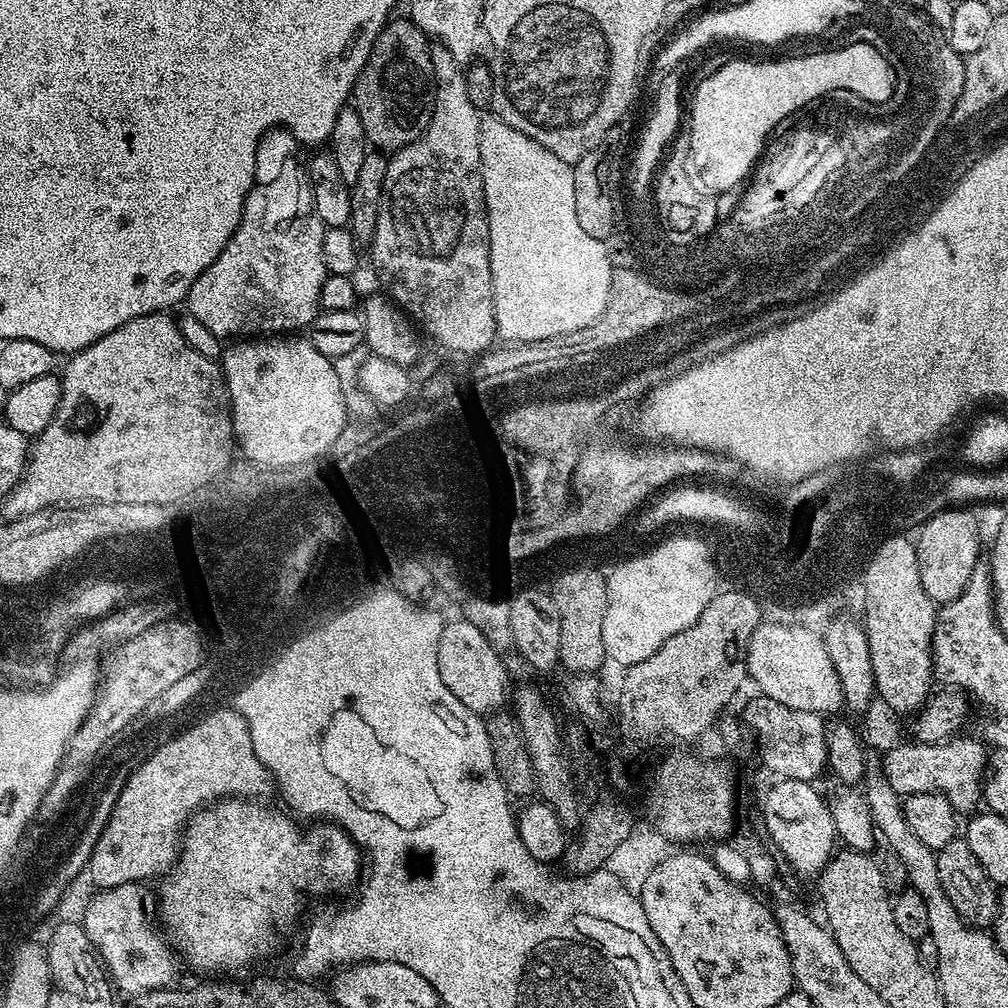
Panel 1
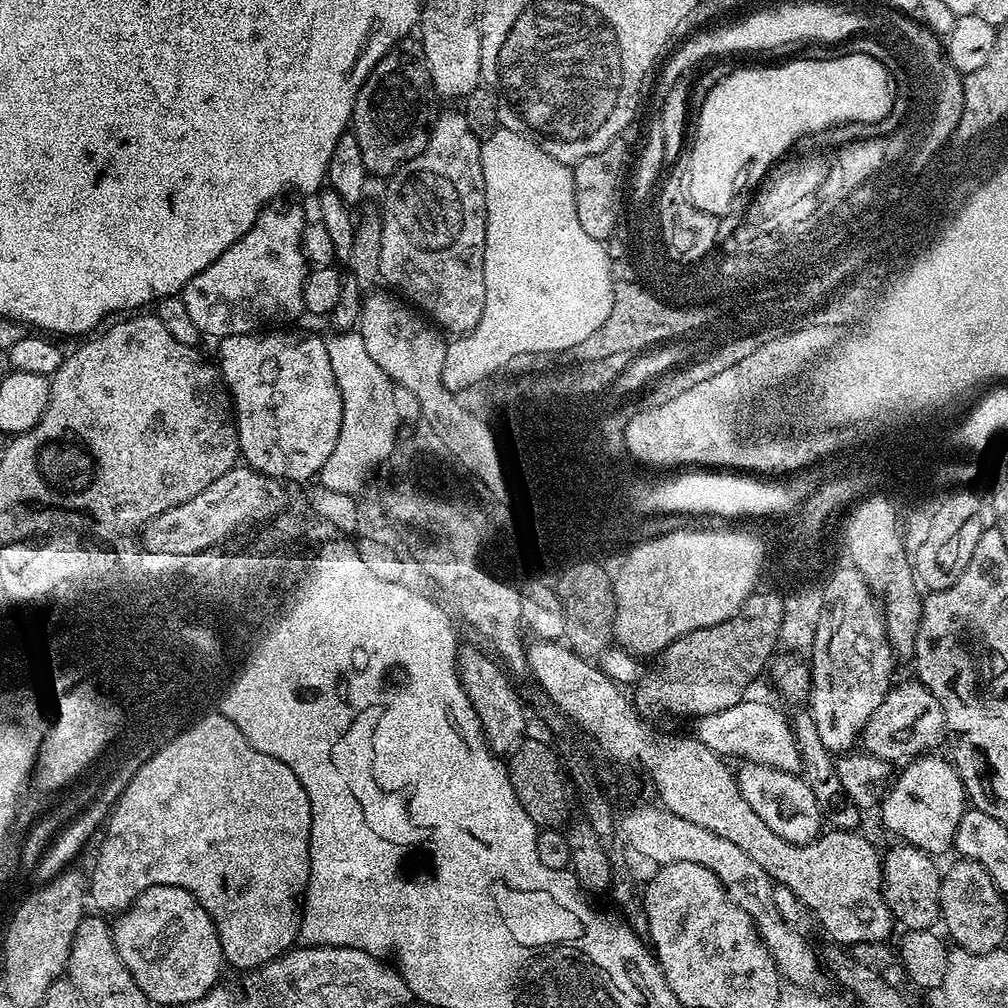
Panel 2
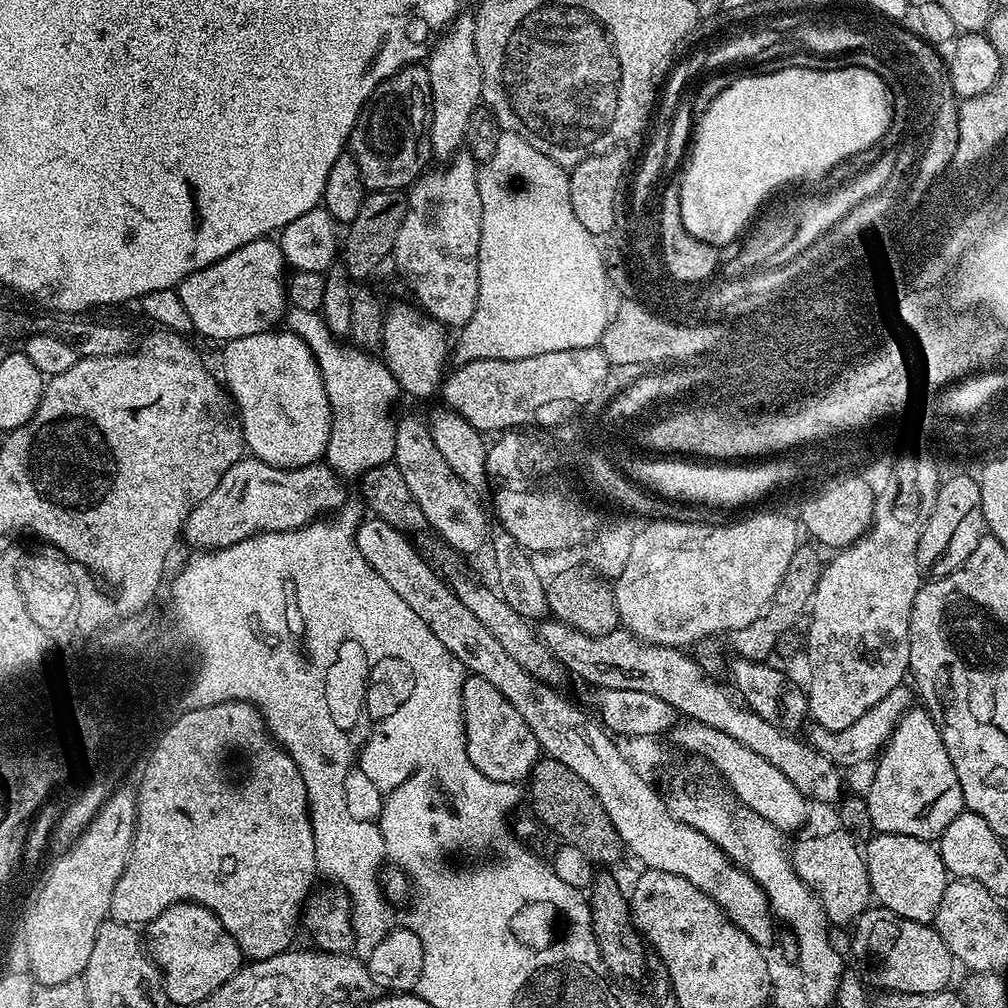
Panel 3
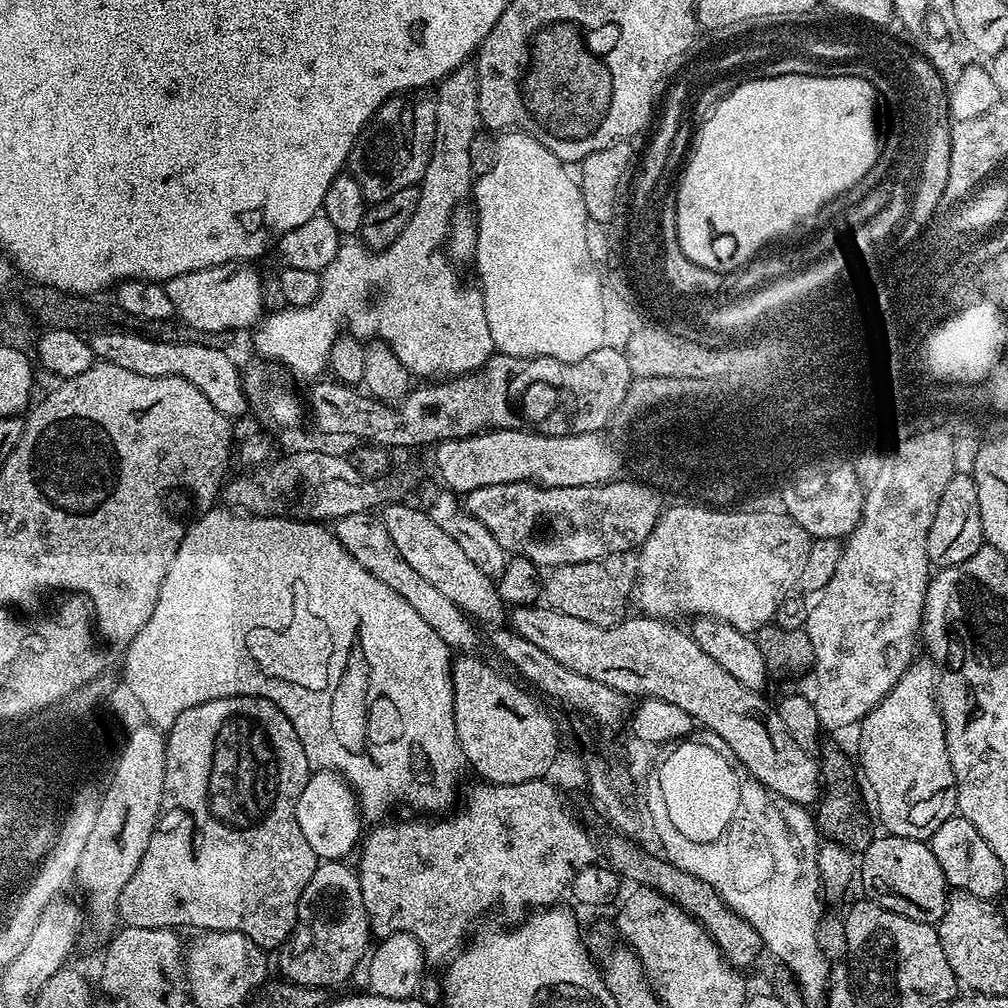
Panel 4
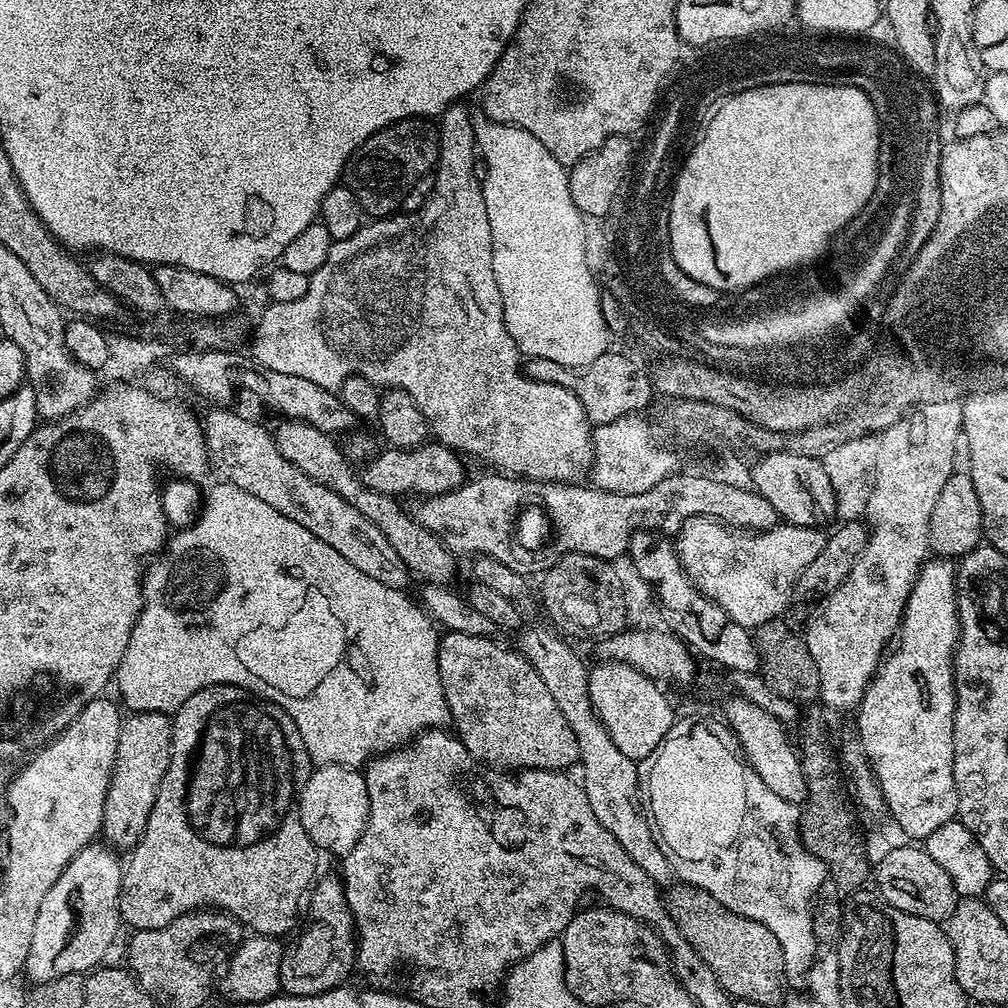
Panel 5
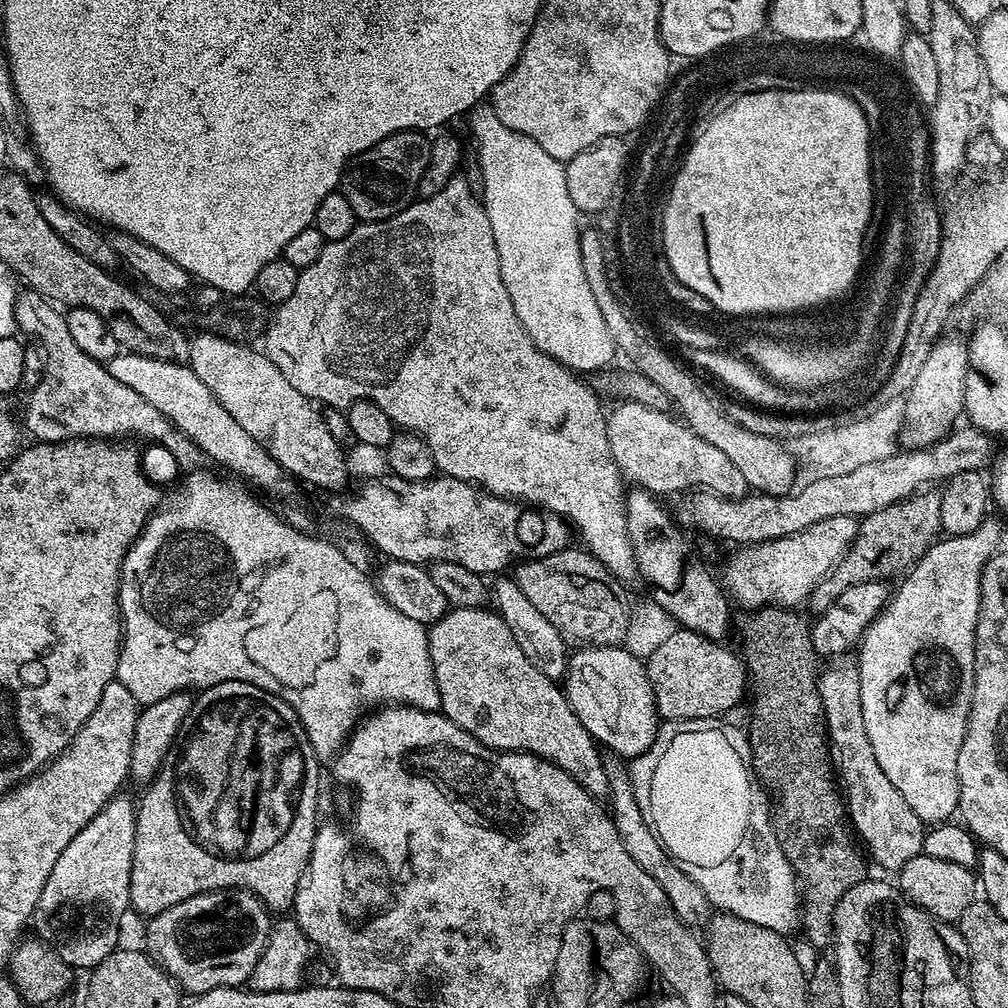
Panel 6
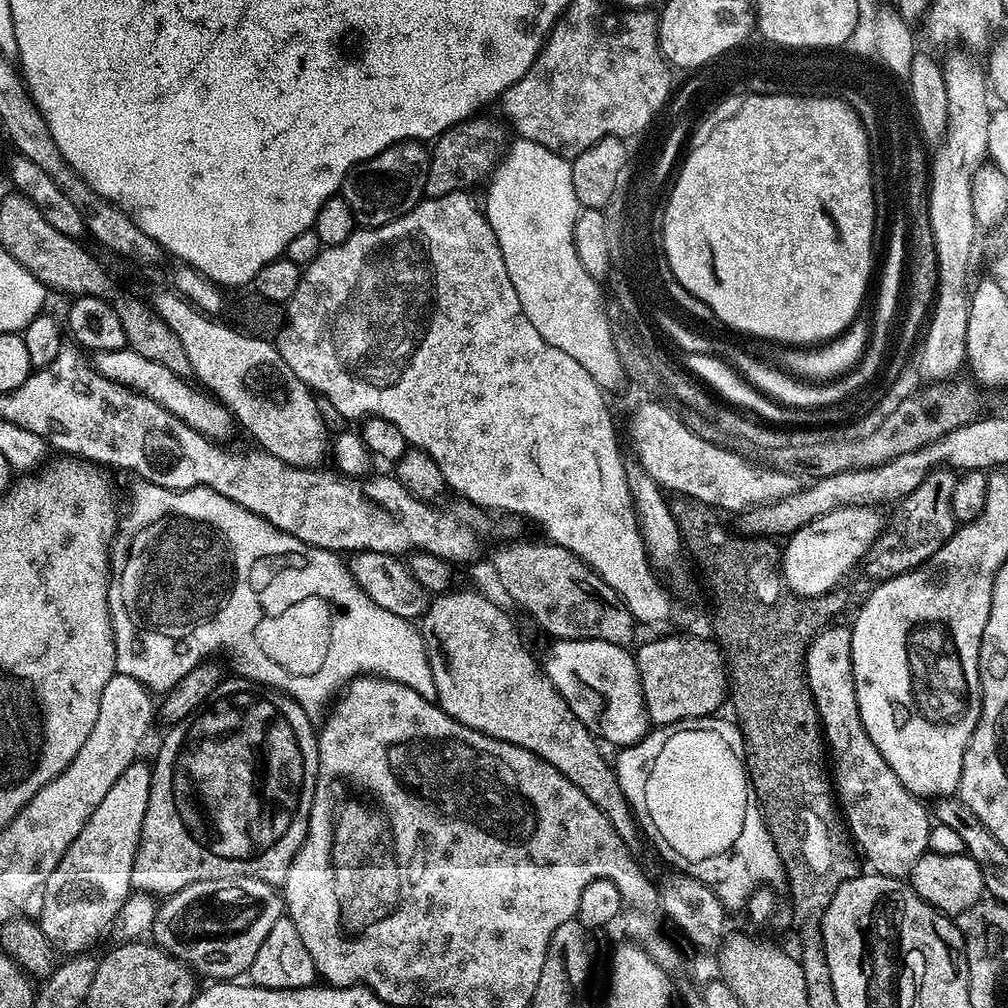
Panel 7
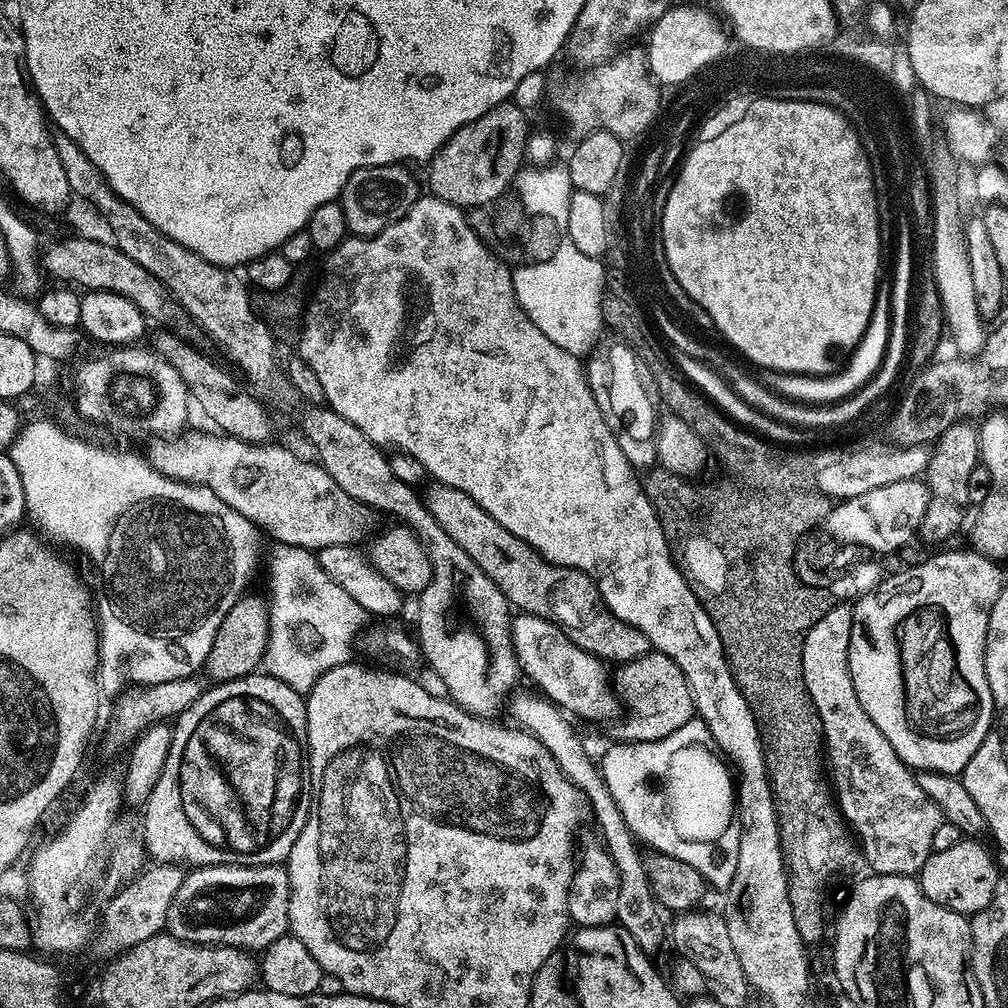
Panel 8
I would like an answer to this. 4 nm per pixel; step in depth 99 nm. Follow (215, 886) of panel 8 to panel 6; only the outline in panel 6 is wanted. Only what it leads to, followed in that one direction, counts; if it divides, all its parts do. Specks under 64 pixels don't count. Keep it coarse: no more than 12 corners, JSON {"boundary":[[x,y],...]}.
{"boundary":[[254,893],[151,917],[148,955],[189,997],[247,985],[274,920]]}

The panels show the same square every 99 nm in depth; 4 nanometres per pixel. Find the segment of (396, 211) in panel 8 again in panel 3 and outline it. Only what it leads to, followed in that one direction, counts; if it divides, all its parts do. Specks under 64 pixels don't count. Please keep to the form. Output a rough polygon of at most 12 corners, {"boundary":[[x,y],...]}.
{"boundary":[[423,63],[370,94],[350,154],[365,189],[404,190],[433,159]]}

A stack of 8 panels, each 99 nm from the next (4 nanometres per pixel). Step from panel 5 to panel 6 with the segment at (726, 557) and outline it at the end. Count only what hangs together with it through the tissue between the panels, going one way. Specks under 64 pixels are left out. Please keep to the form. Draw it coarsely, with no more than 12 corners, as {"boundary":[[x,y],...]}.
{"boundary":[[855,516],[737,547],[722,587],[744,610],[803,605],[848,553]]}

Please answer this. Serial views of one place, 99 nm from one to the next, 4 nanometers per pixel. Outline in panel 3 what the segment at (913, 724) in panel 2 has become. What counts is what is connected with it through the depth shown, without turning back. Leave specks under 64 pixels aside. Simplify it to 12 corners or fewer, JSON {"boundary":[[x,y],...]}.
{"boundary":[[900,685],[846,730],[815,722],[806,743],[841,770],[871,763],[913,707]]}

